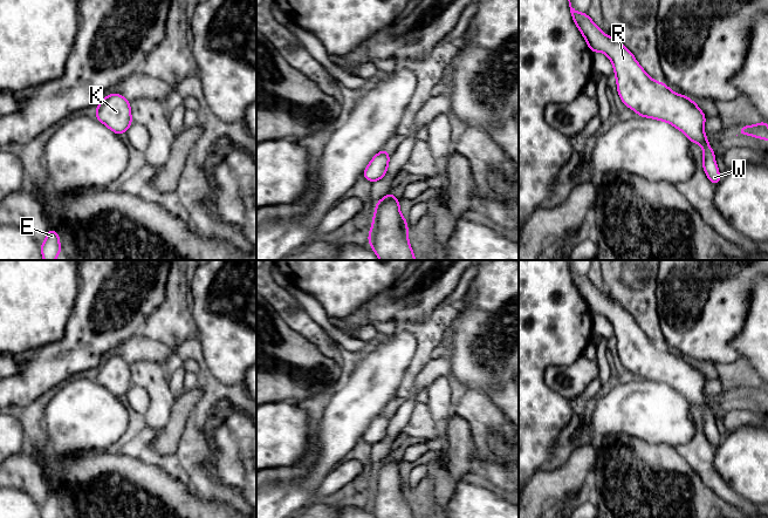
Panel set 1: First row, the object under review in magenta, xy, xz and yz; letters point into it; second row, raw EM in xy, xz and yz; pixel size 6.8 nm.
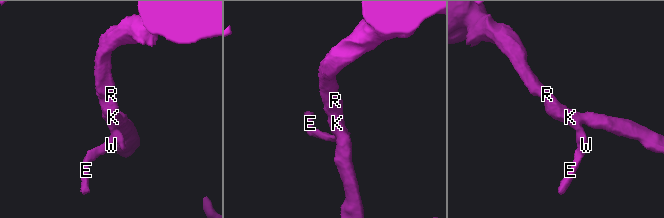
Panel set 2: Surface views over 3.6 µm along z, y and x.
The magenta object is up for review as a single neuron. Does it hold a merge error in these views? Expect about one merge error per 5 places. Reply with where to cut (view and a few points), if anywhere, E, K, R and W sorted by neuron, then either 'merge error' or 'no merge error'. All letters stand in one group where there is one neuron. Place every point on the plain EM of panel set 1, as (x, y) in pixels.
no cut | E K R W | no merge error

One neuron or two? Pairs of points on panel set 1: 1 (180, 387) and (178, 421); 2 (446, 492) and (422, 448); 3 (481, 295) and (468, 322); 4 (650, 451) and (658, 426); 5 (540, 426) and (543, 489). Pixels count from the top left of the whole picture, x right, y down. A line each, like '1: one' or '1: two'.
1: two
2: two
3: one
4: two
5: two

